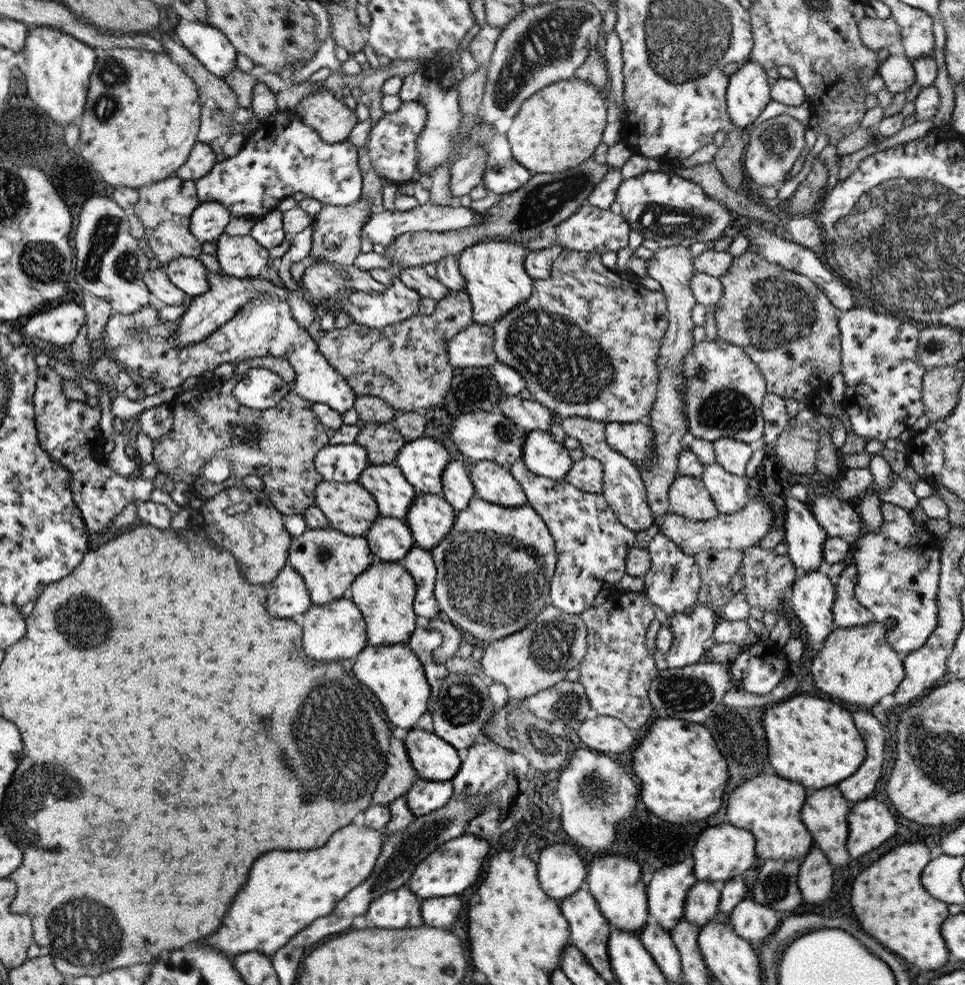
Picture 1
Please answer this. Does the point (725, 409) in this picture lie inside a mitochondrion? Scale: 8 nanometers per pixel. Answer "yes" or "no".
yes

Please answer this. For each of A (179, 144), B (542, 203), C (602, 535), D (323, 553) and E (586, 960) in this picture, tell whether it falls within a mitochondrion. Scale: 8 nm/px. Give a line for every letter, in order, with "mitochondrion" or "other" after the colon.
A: other
B: mitochondrion
C: other
D: mitochondrion
E: other

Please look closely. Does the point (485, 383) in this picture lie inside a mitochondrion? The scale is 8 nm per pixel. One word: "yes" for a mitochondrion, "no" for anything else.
yes

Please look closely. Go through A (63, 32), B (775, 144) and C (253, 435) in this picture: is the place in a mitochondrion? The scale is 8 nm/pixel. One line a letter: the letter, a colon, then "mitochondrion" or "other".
A: other
B: mitochondrion
C: mitochondrion

